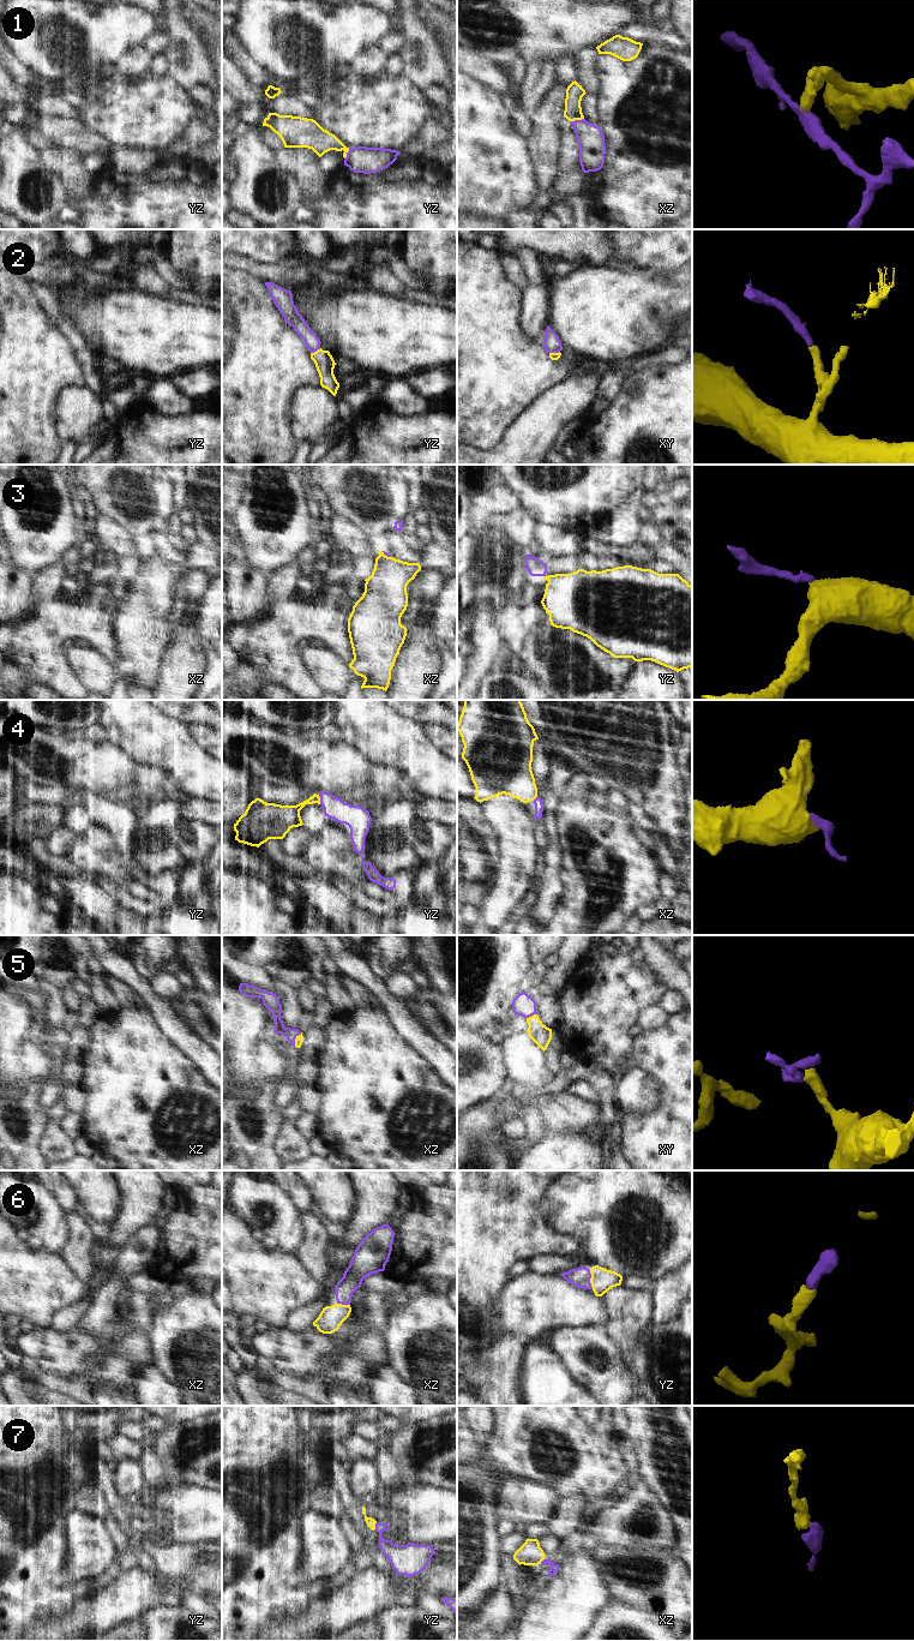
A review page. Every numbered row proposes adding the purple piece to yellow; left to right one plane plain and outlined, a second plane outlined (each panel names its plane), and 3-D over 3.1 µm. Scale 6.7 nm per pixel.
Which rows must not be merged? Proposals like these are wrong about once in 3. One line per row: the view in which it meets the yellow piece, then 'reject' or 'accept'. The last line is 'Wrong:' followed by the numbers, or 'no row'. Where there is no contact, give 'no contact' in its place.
1: xz | reject
2: yz | accept
3: xz | reject
4: yz | reject
5: xz | accept
6: yz | accept
7: yz | accept
Wrong: 1, 3, 4

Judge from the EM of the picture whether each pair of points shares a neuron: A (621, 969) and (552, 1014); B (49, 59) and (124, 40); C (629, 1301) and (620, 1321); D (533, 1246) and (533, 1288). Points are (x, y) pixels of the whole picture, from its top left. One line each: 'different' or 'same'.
A: different
B: same
C: same
D: different

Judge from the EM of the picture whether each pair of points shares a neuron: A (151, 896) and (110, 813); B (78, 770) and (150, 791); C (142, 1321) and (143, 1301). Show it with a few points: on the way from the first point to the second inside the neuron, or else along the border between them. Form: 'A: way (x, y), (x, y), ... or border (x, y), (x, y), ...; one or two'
A: border (134, 879), (151, 887), (158, 894), (158, 902); two
B: way (96, 770), (120, 770), (133, 773); one
C: way (142, 1316), (142, 1306); one

